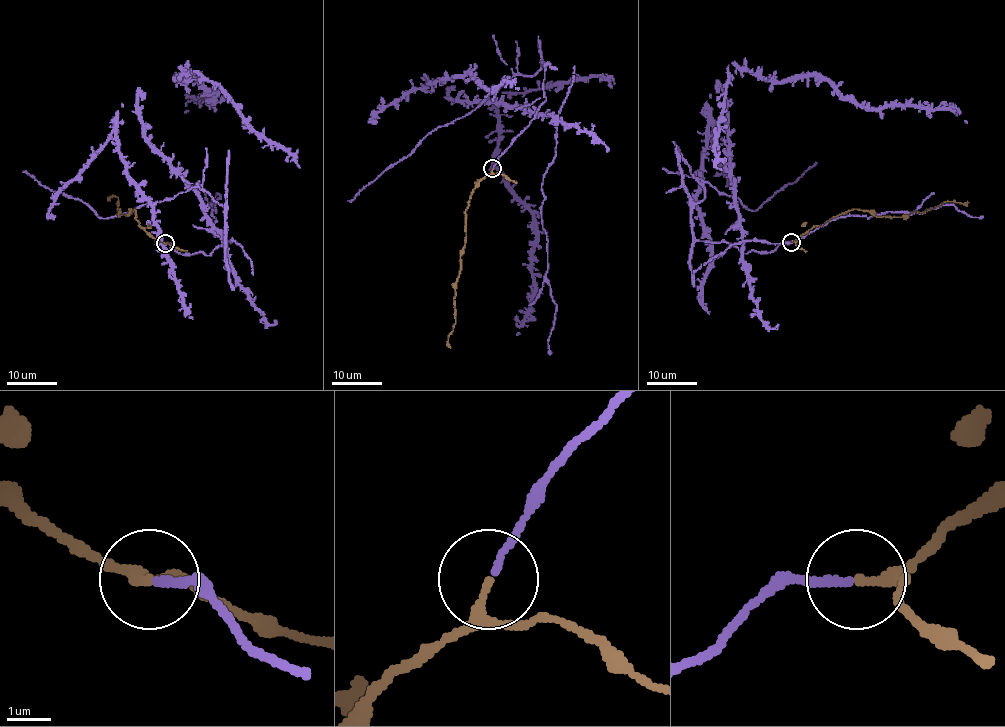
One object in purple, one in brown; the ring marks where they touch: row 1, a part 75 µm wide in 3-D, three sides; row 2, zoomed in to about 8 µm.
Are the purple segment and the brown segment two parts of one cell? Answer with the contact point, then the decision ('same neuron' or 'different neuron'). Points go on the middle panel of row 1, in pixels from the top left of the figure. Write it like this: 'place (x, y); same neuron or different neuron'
place (492, 168); same neuron

